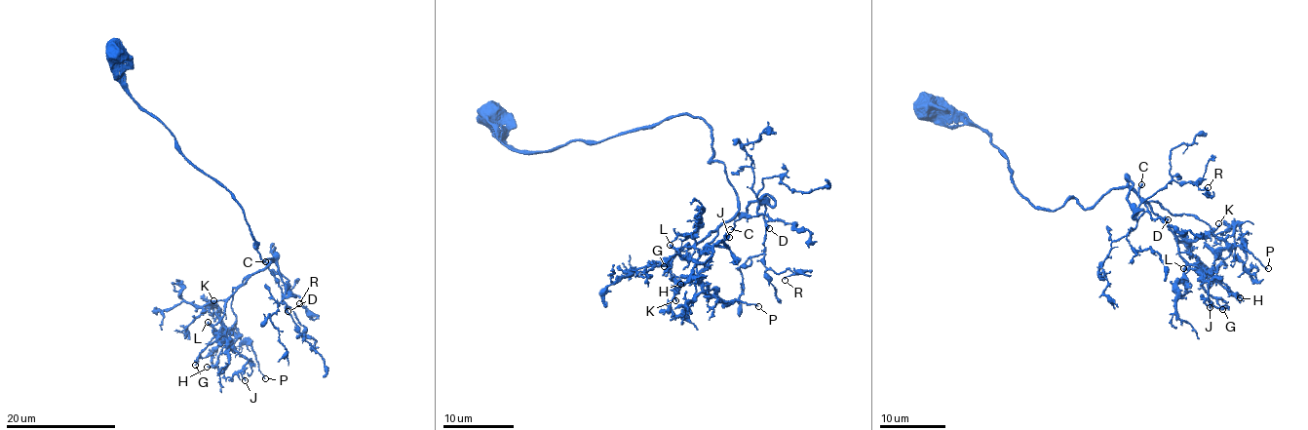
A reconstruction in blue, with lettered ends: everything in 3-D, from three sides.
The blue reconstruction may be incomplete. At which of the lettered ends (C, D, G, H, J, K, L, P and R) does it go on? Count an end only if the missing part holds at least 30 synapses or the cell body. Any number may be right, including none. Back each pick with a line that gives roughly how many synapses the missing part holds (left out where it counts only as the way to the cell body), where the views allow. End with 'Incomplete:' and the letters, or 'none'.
L: about 45 synapses
Incomplete: L

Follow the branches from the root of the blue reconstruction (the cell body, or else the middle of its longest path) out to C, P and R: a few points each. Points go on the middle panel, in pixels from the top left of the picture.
C: (487, 116), (502, 143), (527, 153), (696, 116), (711, 126), (709, 161), (723, 164), (737, 196), (730, 229)
P: (487, 116), (527, 153), (679, 112), (705, 120), (739, 211), (701, 253), (699, 285), (758, 306)
R: (487, 116), (527, 153), (679, 112), (705, 120), (742, 215), (765, 207), (763, 264), (785, 280)

